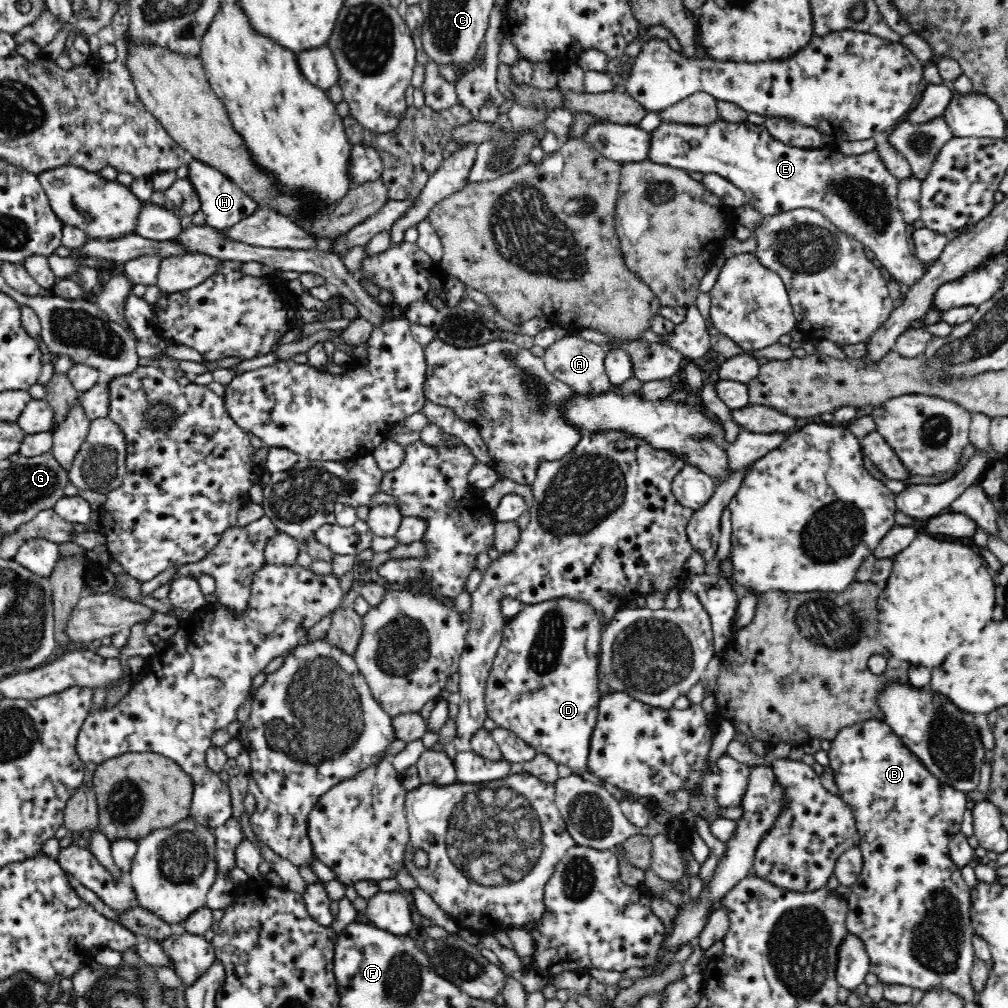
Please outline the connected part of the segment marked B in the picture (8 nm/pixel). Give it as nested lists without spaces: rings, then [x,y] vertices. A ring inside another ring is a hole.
[[[876,719],[860,721],[853,726],[844,728],[831,740],[830,749],[827,751],[829,758],[829,768],[832,773],[839,796],[850,806],[855,816],[859,847],[864,859],[863,869],[859,874],[856,884],[850,888],[848,901],[848,914],[846,917],[846,929],[848,933],[856,934],[864,942],[866,952],[871,963],[871,974],[878,977],[880,982],[888,984],[903,984],[918,988],[924,992],[932,990],[934,987],[942,987],[957,996],[960,996],[965,1003],[977,1003],[976,993],[970,981],[971,971],[976,960],[972,938],[974,936],[971,923],[971,893],[968,883],[962,876],[962,871],[952,862],[949,855],[949,844],[951,838],[960,833],[962,815],[966,812],[966,802],[969,801],[965,792],[960,792],[947,784],[938,780],[925,766],[922,761],[905,745],[905,741],[896,735],[888,724]]]

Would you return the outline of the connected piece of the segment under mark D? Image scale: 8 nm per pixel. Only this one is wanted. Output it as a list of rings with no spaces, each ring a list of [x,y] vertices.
[[[555,599],[552,601],[540,602],[536,605],[524,605],[515,617],[503,628],[503,637],[500,648],[497,650],[490,676],[487,678],[485,688],[485,703],[487,716],[492,718],[498,727],[510,730],[518,738],[526,741],[528,746],[535,748],[538,754],[546,754],[555,764],[565,764],[572,771],[588,771],[587,758],[590,750],[591,737],[596,728],[597,716],[599,713],[599,698],[601,691],[598,689],[599,682],[599,652],[601,632],[608,622],[603,622],[603,614],[596,612],[587,602],[572,601],[572,599]]]

